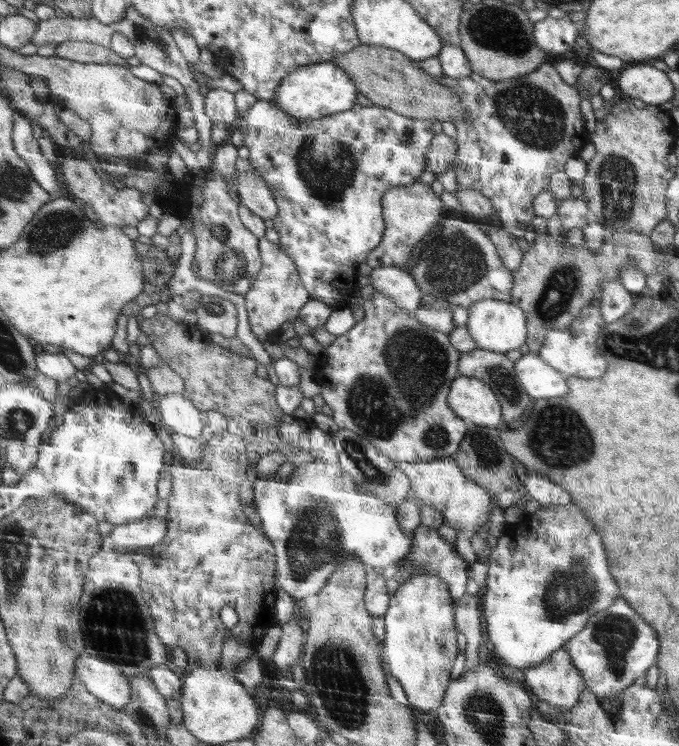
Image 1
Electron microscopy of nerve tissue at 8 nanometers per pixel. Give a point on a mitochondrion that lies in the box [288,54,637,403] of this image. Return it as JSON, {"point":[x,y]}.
{"point":[532,115]}

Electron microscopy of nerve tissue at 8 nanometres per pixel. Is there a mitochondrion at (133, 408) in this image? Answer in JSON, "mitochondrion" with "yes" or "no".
{"mitochondrion":"no"}

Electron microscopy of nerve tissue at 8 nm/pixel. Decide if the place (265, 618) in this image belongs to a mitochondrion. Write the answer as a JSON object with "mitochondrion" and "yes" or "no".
{"mitochondrion":"no"}

